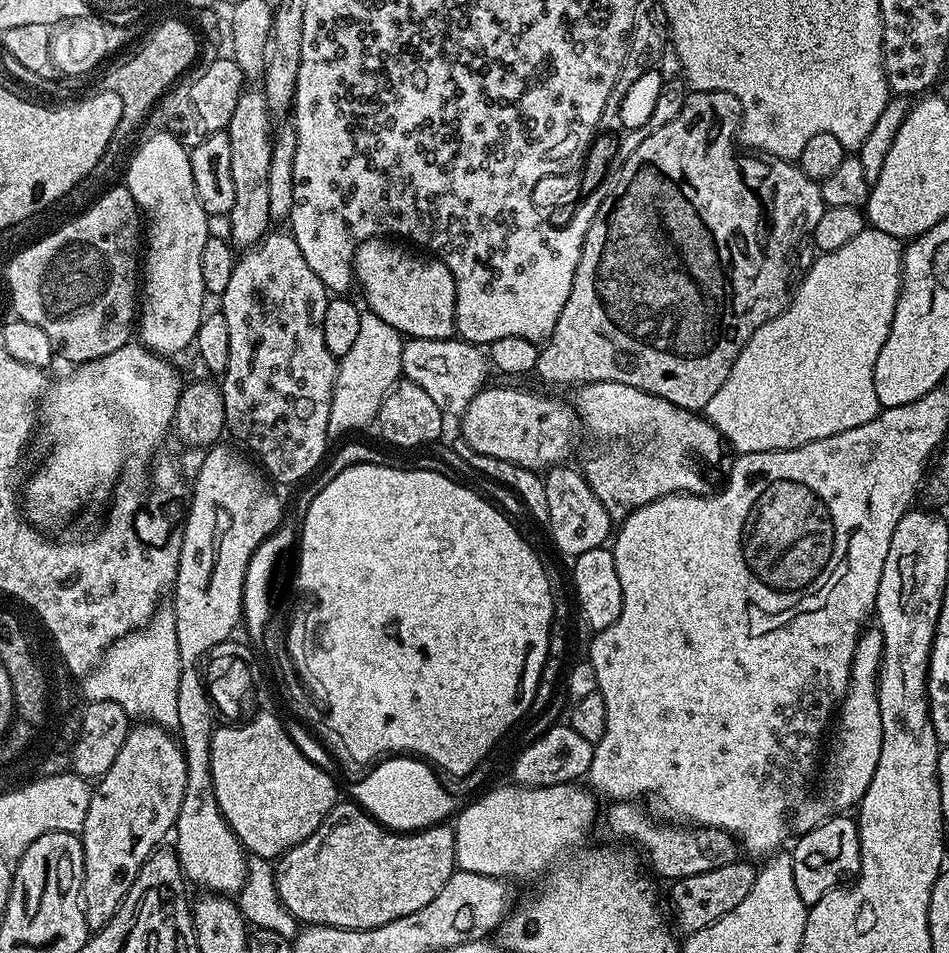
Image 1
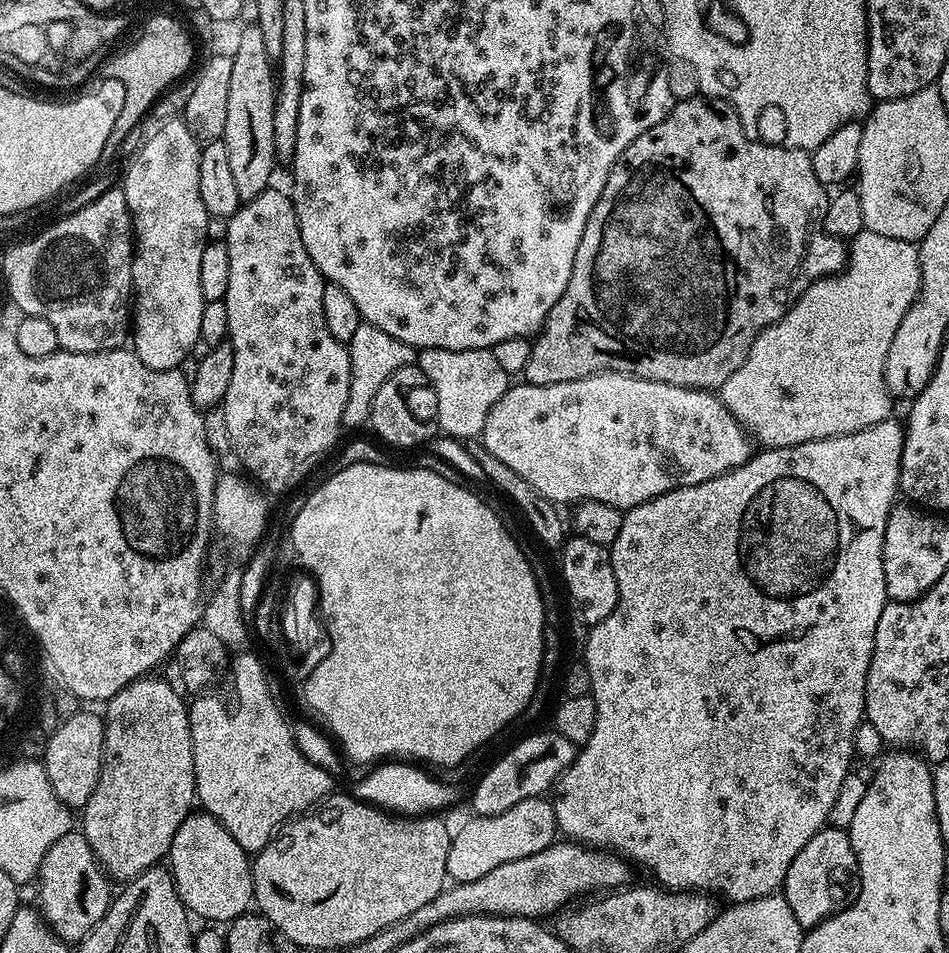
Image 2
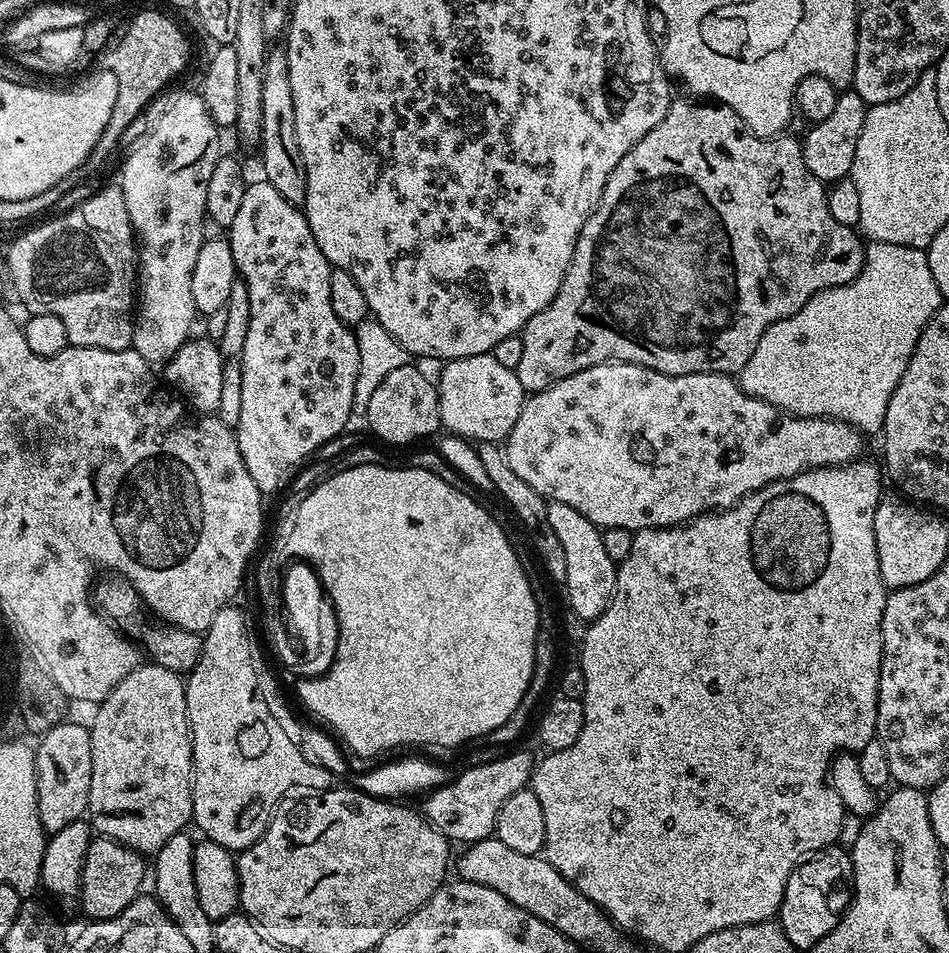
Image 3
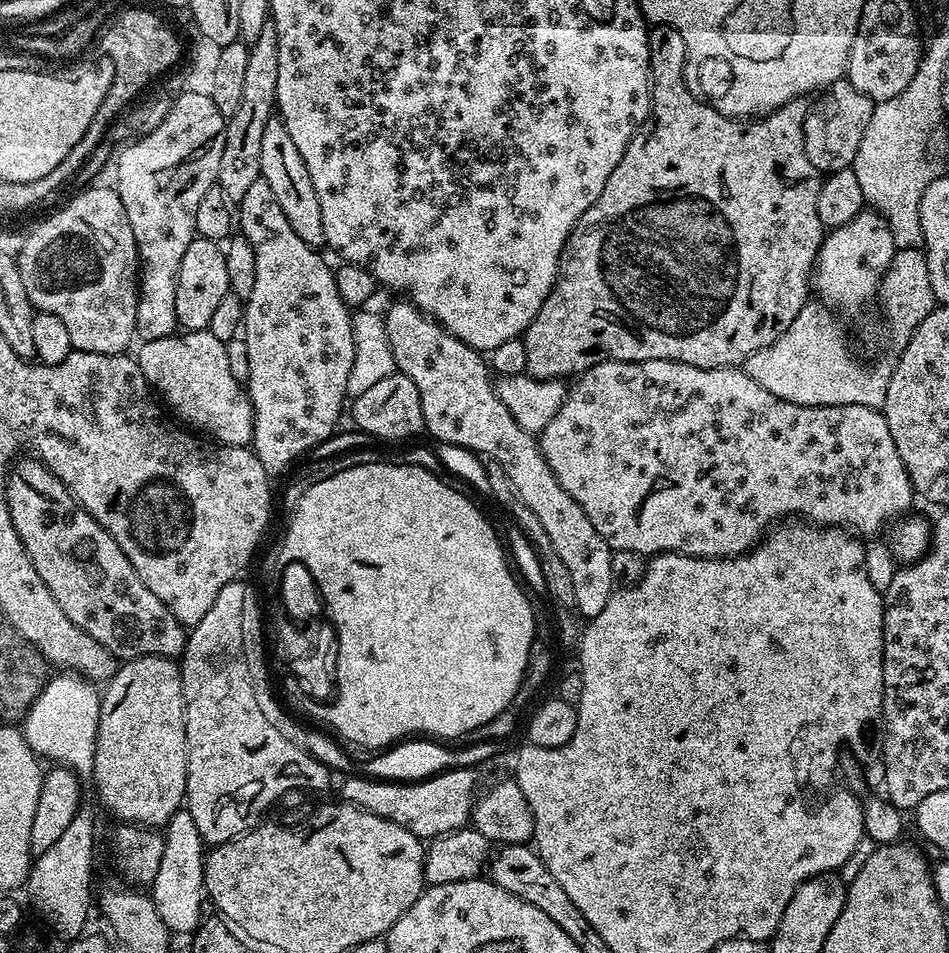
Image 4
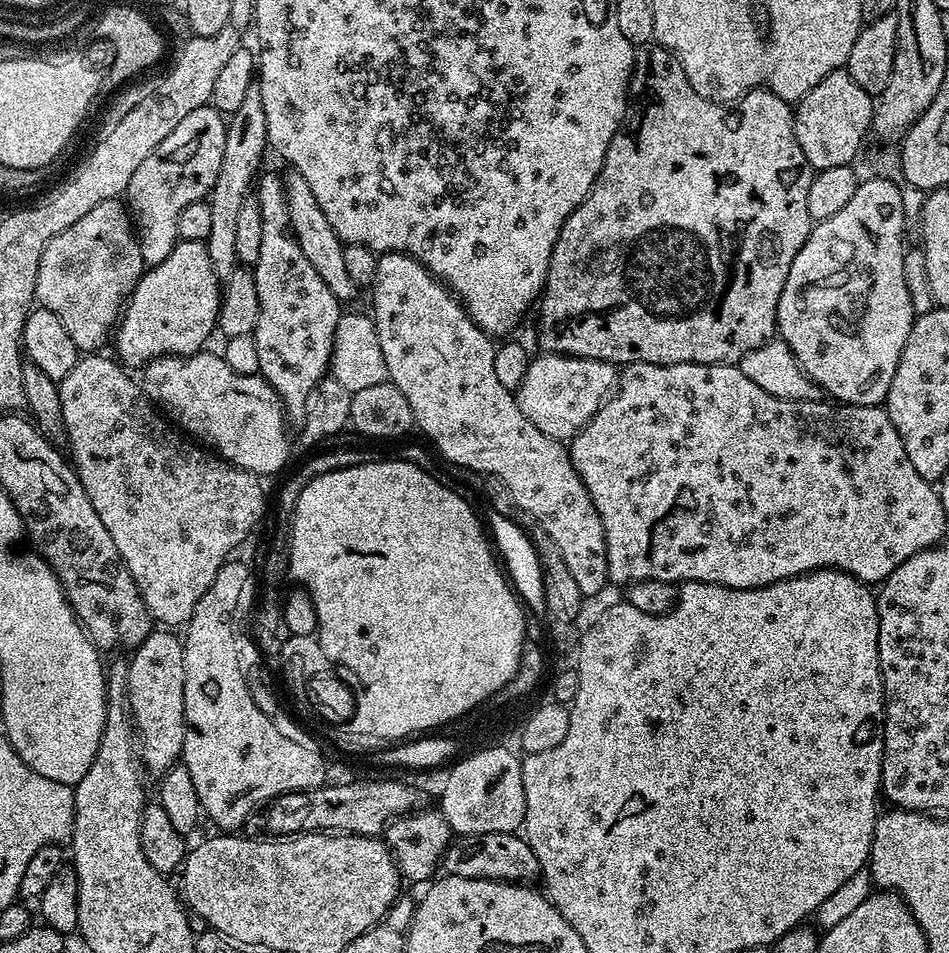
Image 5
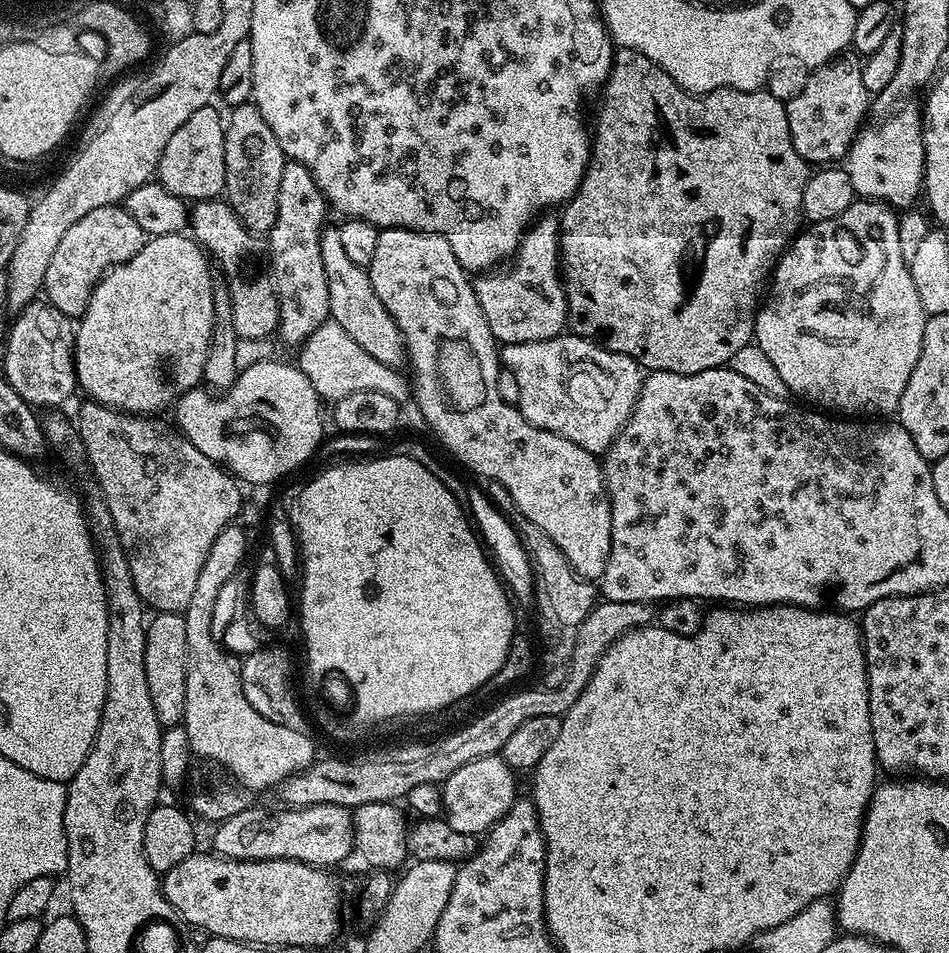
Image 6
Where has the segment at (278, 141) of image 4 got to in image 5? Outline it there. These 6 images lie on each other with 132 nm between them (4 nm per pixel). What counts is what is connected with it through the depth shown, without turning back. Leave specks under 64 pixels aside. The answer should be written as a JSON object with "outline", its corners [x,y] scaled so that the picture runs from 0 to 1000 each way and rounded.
{"outline":[[[303,178],[303,182],[298,182],[297,188],[299,190],[299,198],[301,199],[301,216],[303,217],[303,224],[306,225],[306,237],[308,238],[309,246],[312,247],[312,253],[314,258],[318,258],[318,267],[322,267],[322,272],[326,273],[327,279],[331,279],[331,283],[335,283],[335,289],[339,292],[339,296],[344,296],[344,300],[348,300],[350,307],[357,313],[360,317],[367,317],[374,306],[377,306],[377,299],[371,295],[369,288],[365,288],[365,274],[360,272],[360,267],[362,265],[362,253],[356,250],[356,246],[348,237],[348,233],[344,233],[344,225],[339,225],[339,216],[335,216],[335,211],[331,209],[331,203],[327,200],[327,195],[322,191],[322,187],[318,187],[318,183],[311,178]]]}

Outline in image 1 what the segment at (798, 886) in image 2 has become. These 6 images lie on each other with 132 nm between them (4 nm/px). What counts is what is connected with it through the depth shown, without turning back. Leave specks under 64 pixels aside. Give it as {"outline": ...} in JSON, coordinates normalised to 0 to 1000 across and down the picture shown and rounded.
{"outline":[[[878,854],[865,860],[860,868],[842,878],[839,890],[834,891],[837,909],[837,930],[845,938],[845,946],[852,951],[860,949],[862,942],[869,940],[876,932],[882,931],[894,918],[906,913],[906,867],[894,854]]]}

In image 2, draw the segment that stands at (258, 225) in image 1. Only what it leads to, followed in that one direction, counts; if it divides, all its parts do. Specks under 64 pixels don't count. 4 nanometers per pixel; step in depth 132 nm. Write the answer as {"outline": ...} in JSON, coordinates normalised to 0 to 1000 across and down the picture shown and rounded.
{"outline":[[[269,23],[255,31],[251,52],[244,58],[242,69],[241,110],[238,111],[238,136],[235,149],[242,165],[242,183],[251,198],[254,212],[272,208],[288,192],[287,175],[293,169],[289,155],[289,113],[292,81],[289,65],[280,57],[280,44],[276,44],[276,31]]]}

